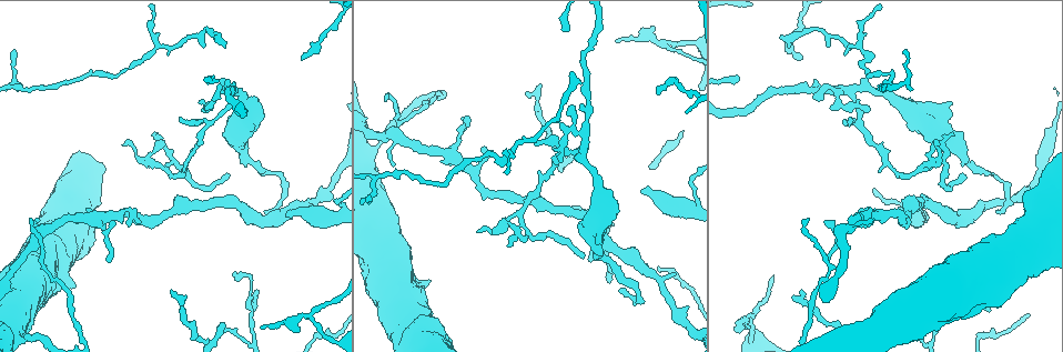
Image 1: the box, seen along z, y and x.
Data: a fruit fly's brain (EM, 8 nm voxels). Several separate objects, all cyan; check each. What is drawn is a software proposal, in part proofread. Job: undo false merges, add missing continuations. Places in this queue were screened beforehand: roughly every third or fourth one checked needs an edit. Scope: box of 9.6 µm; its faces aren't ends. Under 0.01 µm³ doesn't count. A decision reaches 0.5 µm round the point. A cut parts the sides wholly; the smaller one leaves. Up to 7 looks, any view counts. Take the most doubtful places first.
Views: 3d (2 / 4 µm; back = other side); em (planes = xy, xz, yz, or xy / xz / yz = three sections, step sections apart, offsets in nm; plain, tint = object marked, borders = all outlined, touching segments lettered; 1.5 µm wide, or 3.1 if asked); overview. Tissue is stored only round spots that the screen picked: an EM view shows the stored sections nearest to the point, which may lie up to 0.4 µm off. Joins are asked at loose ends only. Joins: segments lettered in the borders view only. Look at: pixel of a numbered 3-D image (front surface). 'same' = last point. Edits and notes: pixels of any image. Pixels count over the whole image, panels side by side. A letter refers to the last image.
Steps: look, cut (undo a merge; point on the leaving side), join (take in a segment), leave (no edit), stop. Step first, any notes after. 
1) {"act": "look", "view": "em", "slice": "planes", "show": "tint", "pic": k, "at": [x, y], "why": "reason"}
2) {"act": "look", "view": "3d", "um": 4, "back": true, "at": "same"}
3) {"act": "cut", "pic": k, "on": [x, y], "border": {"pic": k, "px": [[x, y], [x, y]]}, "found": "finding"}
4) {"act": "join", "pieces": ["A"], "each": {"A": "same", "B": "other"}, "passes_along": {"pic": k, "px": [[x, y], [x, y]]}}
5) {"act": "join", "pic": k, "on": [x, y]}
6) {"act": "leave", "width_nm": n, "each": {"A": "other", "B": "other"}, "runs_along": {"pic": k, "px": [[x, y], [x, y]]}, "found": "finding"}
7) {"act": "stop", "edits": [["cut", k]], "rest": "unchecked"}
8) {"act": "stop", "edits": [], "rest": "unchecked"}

{"act": "look", "view": "3d", "um": 4, "pic": 1, "at": [939, 145], "why": "an open end"}

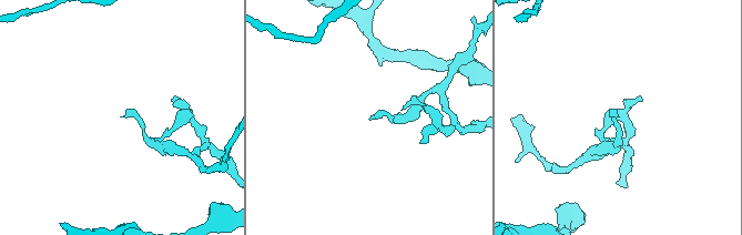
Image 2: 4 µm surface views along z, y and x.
{"act": "look", "view": "em", "slice": "planes", "show": "borders", "pic": 2, "at": [371, 119], "why": "shape alone is not enough"}

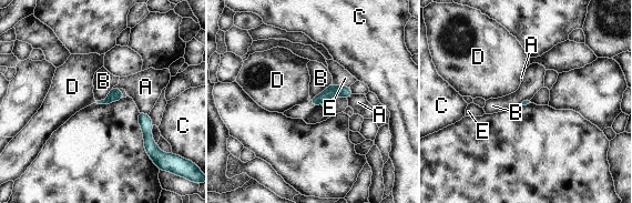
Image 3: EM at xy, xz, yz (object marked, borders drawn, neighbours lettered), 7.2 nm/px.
{"act": "leave", "each": {"A": "other", "B": "other", "C": "other", "D": "other", "E": "other"}, "runs_along": {"pic": 3, "px": [[348, 91], [332, 91], [313, 102]]}, "found": "no lettered segment goes on from it"}

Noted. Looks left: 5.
{"act": "look", "view": "em", "slice": "planes", "show": "tint", "pic": 1, "at": [394, 166], "why": "branch stops here"}

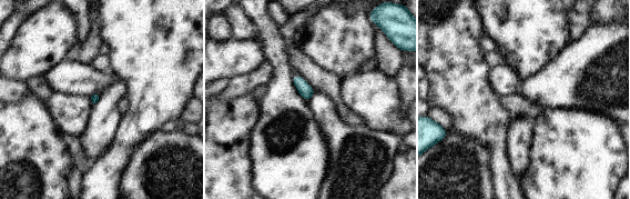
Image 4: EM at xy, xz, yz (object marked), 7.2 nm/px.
{"act": "look", "view": "em", "slice": "planes", "show": "borders", "at": "same", "why": "see the neighbours"}

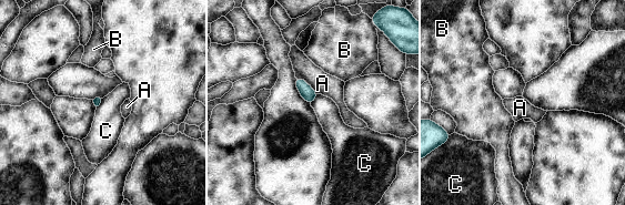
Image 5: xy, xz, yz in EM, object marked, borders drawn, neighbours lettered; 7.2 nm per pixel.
{"act": "leave", "each": {"A": "other", "B": "other", "C": "other"}, "border": {"pic": 5, "px": [[318, 94], [311, 104]]}, "found": "no lettered segment goes on from it"}

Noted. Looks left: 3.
{"act": "look", "view": "em", "slice": "planes", "show": "borders", "pic": 1, "at": [752, 315]}

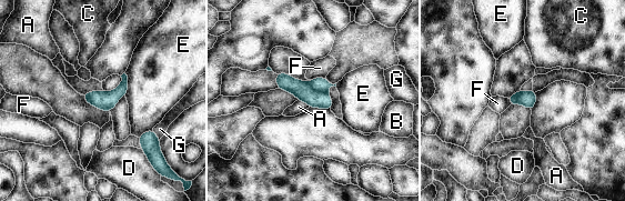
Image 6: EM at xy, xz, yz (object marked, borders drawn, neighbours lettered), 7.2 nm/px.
{"act": "cut", "pic": 6, "on": [322, 84], "each": {"A": "other", "B": "other", "C": "other", "D": "other", "E": "other", "F": "other", "G": "other"}, "border": {"pic": 6, "px": [[310, 82], [315, 90], [325, 92]]}, "found": "two cells meet here"}

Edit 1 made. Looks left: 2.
{"act": "stop", "edits": [["cut", 6]], "rest": "unchecked"}

